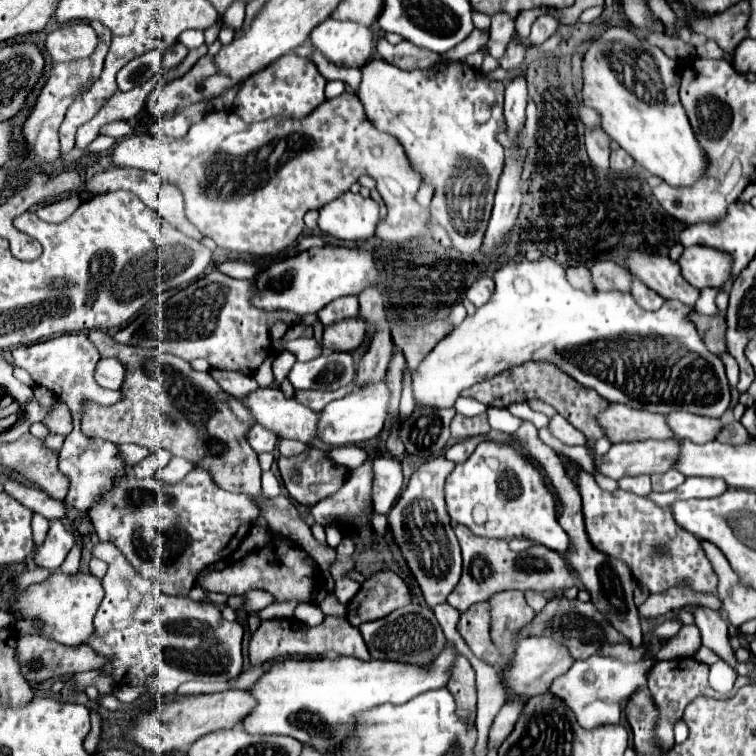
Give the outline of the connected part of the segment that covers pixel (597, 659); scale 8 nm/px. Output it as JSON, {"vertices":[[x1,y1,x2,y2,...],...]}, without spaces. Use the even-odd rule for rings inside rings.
{"vertices":[[592,656,588,660,576,660,566,674,556,678,548,692,564,698,564,704,576,714,578,724,584,730,592,730,596,726,610,726,618,724,620,720,620,706,626,698,640,686,646,684,646,674,652,668,654,660,646,658,636,664,624,664,616,658,608,656]]}

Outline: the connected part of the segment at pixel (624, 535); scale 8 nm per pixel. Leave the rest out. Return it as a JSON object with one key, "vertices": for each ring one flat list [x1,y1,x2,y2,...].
{"vertices":[[578,472,582,514,588,540,596,550,622,560,634,580,644,586,650,594,666,592,670,588,692,588,700,594,716,594,716,572,706,558,700,540,688,534,682,526,676,526,670,508,656,506,650,498,642,498,624,490,606,492,602,490,592,474]]}

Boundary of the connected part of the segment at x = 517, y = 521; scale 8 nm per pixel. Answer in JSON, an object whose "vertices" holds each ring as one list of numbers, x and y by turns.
{"vertices":[[482,442,474,454,462,462,456,464,452,474,446,480,446,502,448,502,448,512,450,518,464,524,474,532,476,536,486,536,486,538,528,538,538,544,544,544,552,550,558,550,560,554,566,554,570,542,564,530,560,528,556,514,554,514,554,494,550,490,550,484,546,482,544,472,532,458,528,458,520,448,510,446,510,444,496,444,496,442]]}

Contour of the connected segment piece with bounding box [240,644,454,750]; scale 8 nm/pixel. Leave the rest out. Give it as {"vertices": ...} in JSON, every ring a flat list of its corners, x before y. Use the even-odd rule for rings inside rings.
{"vertices":[[448,644,448,648,438,656,438,660,430,668,418,668,418,666,406,666,398,662,386,662,386,660,358,660,348,656,336,656,326,654,324,658,284,658,280,662,274,662,268,672,262,674,262,678,248,688,252,698,256,698,256,710,240,722,248,734,284,734,292,736,304,744,310,744,318,750,330,750,336,748,340,742,344,742,352,730,354,714,360,710,374,708,378,704,404,704,410,698,418,696,418,692,440,688,448,682,450,670,454,660,454,646]]}

